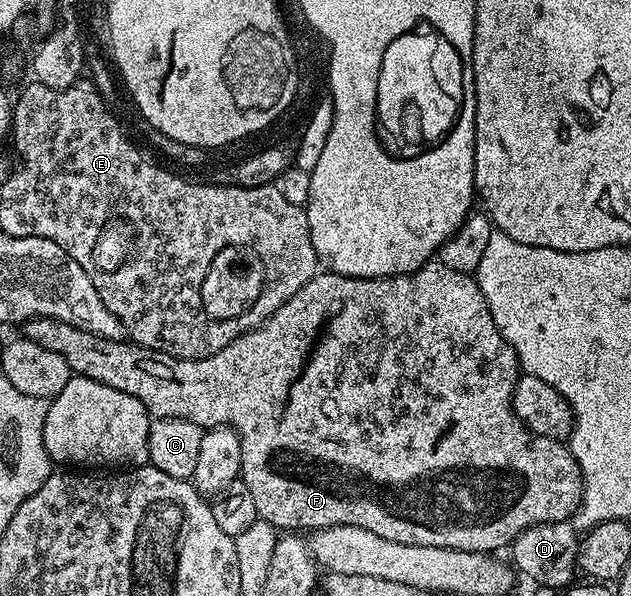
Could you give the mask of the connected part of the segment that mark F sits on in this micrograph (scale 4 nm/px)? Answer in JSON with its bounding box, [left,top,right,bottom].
[22,258,584,554]

